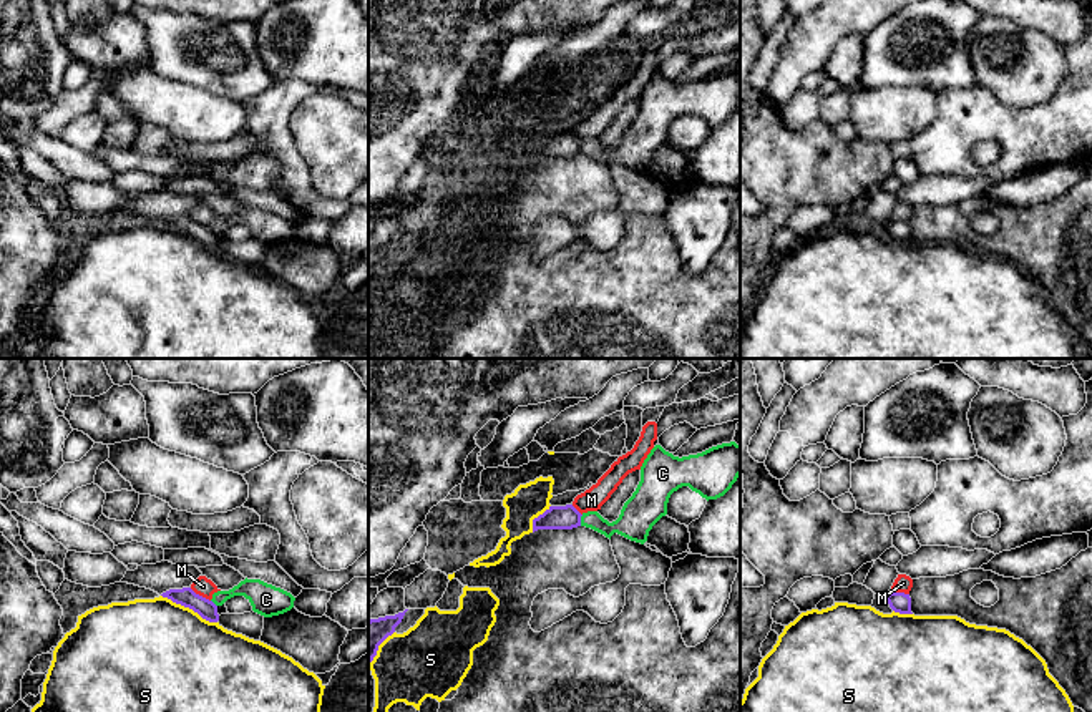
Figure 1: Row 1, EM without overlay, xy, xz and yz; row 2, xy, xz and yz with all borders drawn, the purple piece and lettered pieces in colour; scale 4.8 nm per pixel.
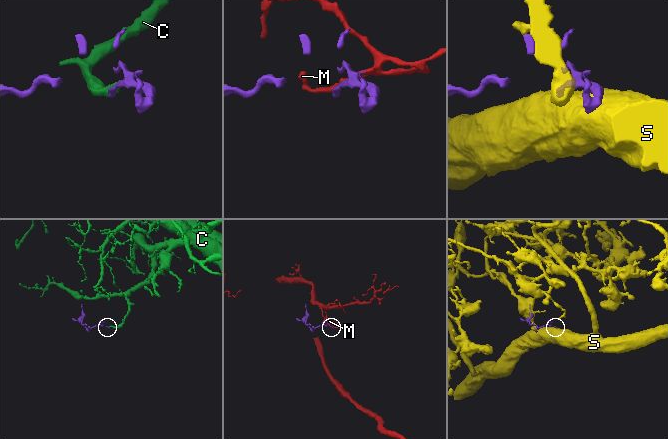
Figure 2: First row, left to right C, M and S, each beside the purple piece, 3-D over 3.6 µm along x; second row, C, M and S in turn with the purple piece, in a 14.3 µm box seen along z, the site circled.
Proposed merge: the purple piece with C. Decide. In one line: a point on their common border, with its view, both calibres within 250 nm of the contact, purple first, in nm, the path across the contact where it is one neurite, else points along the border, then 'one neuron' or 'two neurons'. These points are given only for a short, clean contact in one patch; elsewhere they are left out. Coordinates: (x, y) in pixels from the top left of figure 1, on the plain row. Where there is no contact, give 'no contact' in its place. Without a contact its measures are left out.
meets purple in xz at (580, 148); 110 nm thick on the purple side, 140 nm on the other; border along xz (583, 143), (580, 153); two neurons

